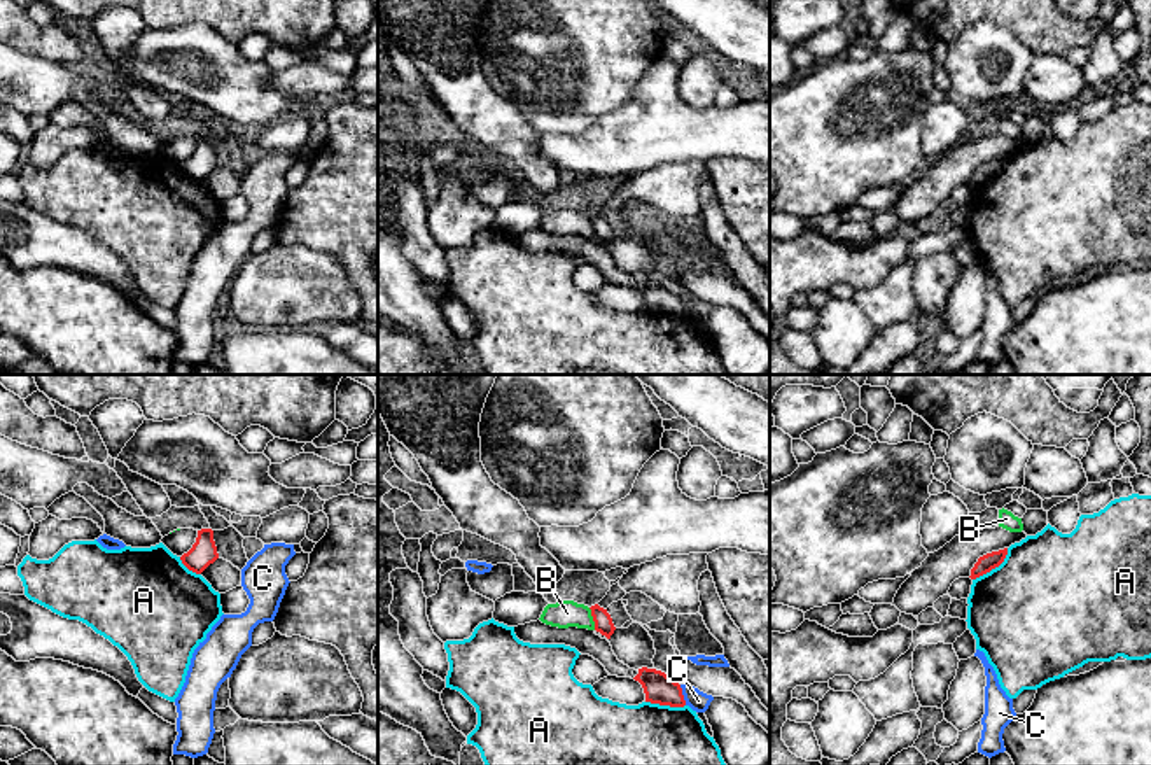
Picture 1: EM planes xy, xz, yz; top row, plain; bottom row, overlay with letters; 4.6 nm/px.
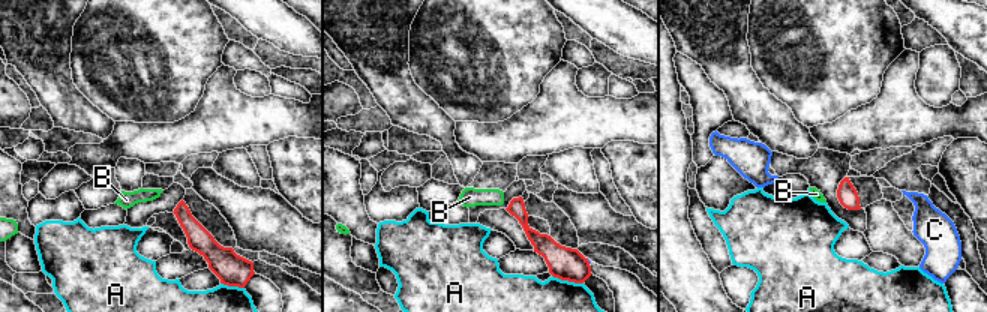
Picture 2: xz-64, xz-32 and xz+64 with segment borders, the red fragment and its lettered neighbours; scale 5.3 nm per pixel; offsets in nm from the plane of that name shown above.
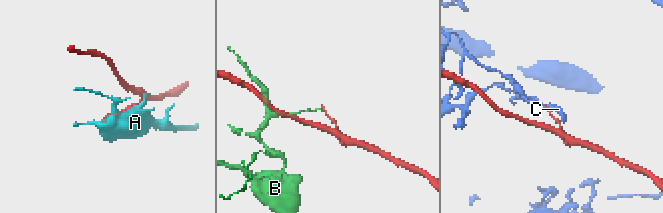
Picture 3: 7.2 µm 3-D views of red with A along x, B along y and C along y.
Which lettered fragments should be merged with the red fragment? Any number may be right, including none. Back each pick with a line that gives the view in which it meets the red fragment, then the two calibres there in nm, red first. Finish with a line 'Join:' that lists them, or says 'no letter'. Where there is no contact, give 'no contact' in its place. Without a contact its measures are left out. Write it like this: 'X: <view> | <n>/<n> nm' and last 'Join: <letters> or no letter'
Join: no letter

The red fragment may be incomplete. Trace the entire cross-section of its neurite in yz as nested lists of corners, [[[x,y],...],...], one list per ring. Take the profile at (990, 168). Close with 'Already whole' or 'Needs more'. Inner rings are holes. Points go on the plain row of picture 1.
[[[1008,156],[980,165],[978,170],[974,172],[974,175],[971,177],[969,186],[976,187],[976,186],[990,180],[992,177],[999,175],[1004,170],[1006,163],[1008,163]]]. Already whole

